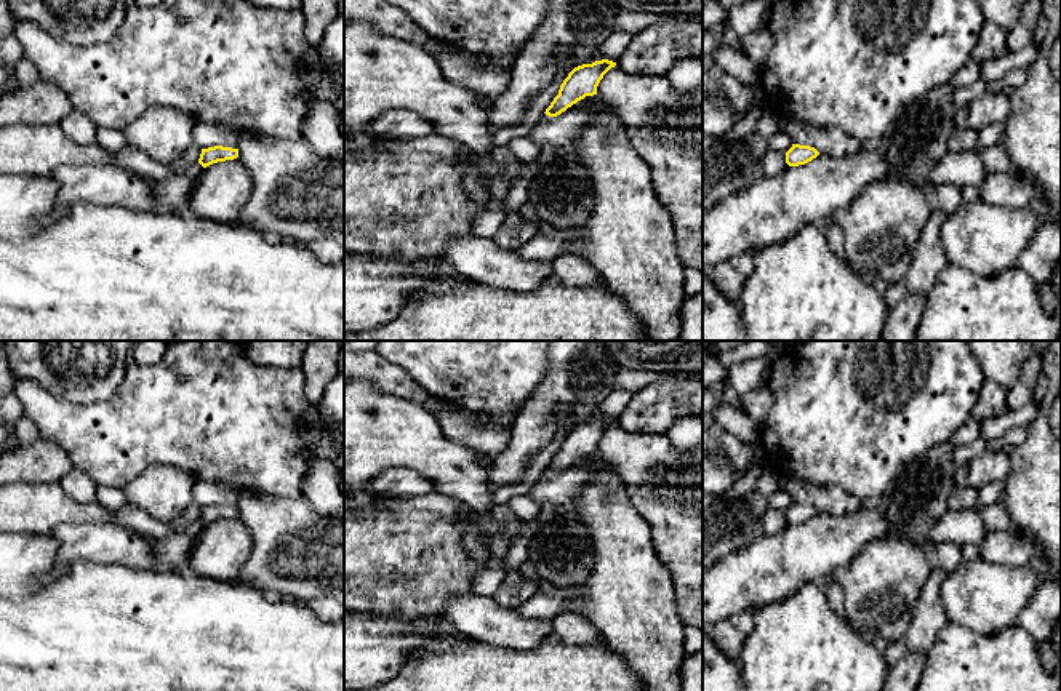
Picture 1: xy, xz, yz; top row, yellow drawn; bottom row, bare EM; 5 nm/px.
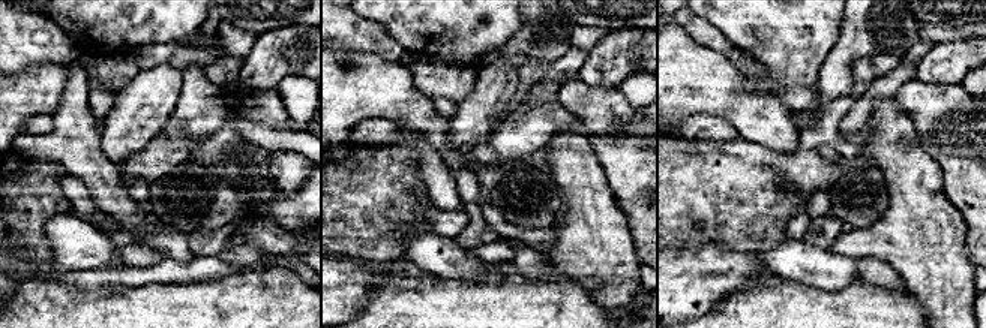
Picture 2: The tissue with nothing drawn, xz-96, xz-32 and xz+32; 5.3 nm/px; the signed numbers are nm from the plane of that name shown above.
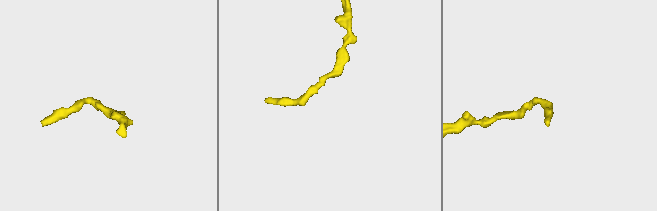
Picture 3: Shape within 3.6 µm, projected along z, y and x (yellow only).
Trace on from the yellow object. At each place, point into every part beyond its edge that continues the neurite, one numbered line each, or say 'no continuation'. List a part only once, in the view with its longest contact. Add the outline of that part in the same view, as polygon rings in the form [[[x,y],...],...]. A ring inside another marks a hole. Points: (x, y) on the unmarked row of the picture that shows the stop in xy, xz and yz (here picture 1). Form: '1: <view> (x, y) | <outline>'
no continuation

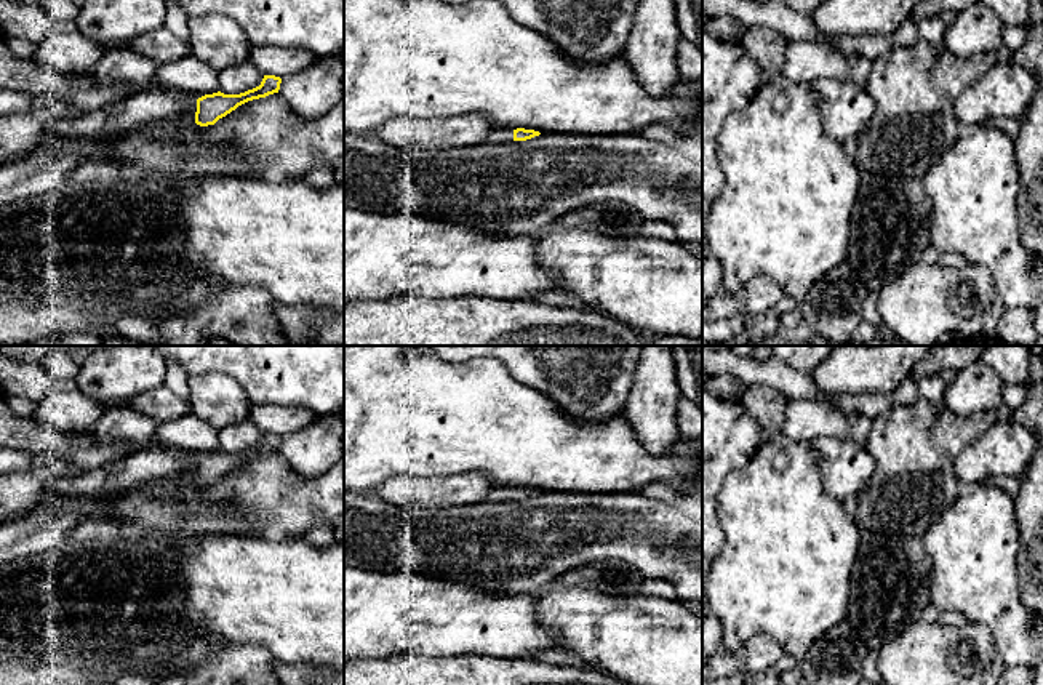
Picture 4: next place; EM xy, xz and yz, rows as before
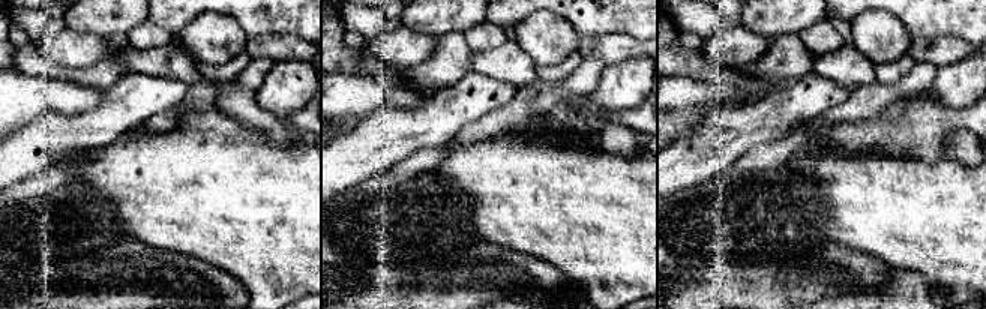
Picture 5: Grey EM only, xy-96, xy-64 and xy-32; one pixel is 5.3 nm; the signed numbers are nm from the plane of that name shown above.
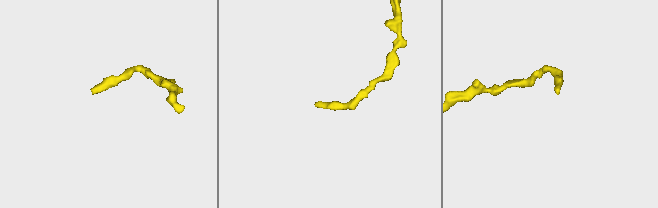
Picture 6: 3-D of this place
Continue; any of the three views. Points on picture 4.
1: xz (501, 493) | [[[498,487],[494,488],[486,501],[499,503],[499,501],[512,501],[514,499],[514,488]]]

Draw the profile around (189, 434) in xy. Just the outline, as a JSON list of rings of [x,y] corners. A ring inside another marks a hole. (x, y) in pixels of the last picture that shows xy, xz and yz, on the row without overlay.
[[[192,411],[178,419],[157,424],[154,440],[182,455],[202,456],[219,450],[218,429]]]

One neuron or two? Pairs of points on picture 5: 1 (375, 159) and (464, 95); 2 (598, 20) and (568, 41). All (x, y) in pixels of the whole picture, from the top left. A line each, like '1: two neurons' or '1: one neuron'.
1: one neuron
2: two neurons

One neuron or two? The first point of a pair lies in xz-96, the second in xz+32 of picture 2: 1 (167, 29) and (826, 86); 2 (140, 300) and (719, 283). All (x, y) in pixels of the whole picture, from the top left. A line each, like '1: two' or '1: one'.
1: two
2: two

